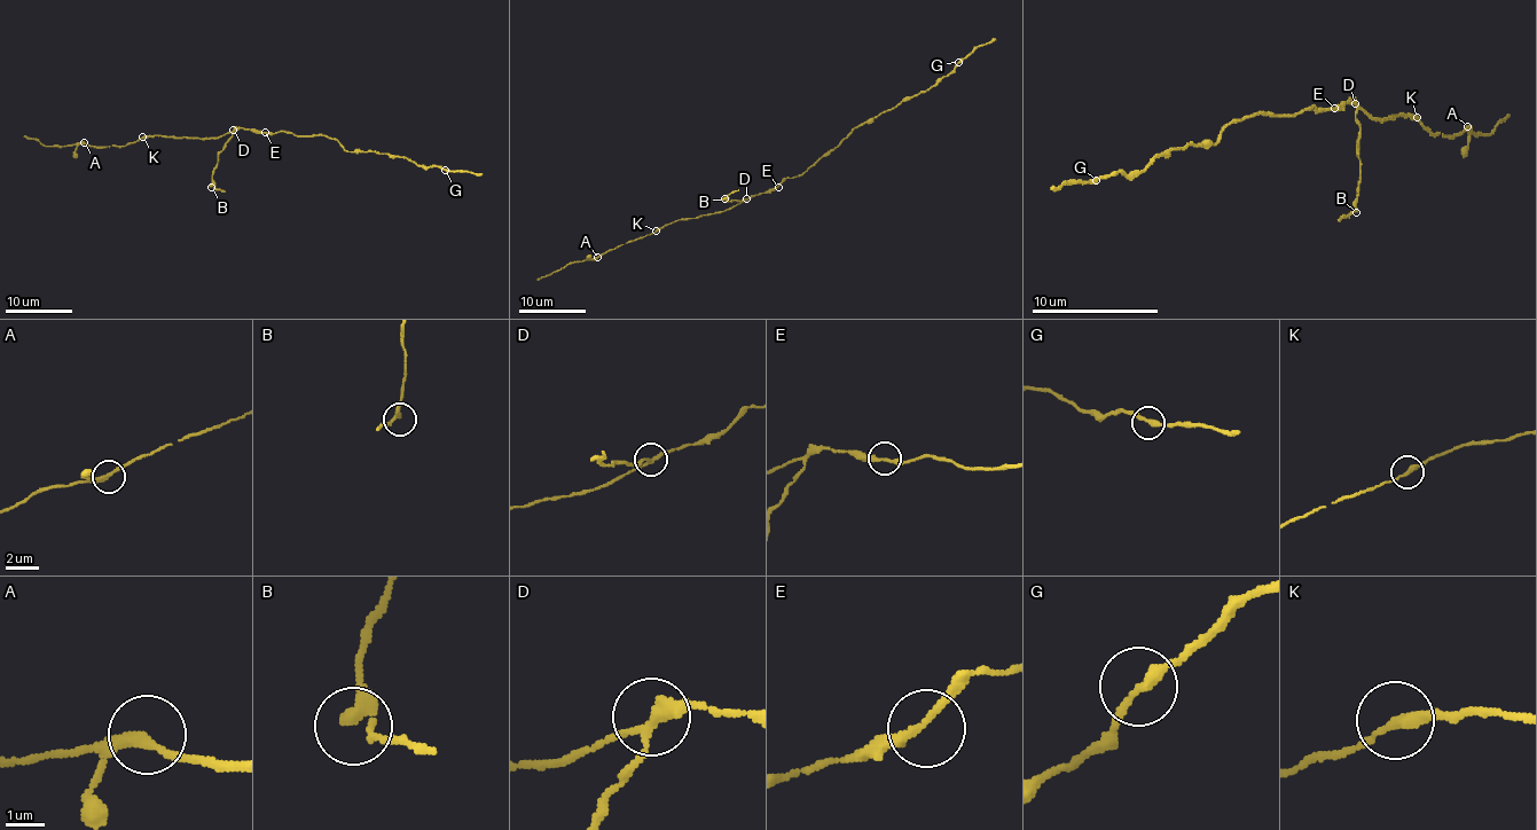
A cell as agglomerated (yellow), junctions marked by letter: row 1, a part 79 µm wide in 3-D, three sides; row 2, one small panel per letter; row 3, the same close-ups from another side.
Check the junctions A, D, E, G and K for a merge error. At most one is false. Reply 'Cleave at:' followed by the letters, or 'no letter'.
Cleave at: D

